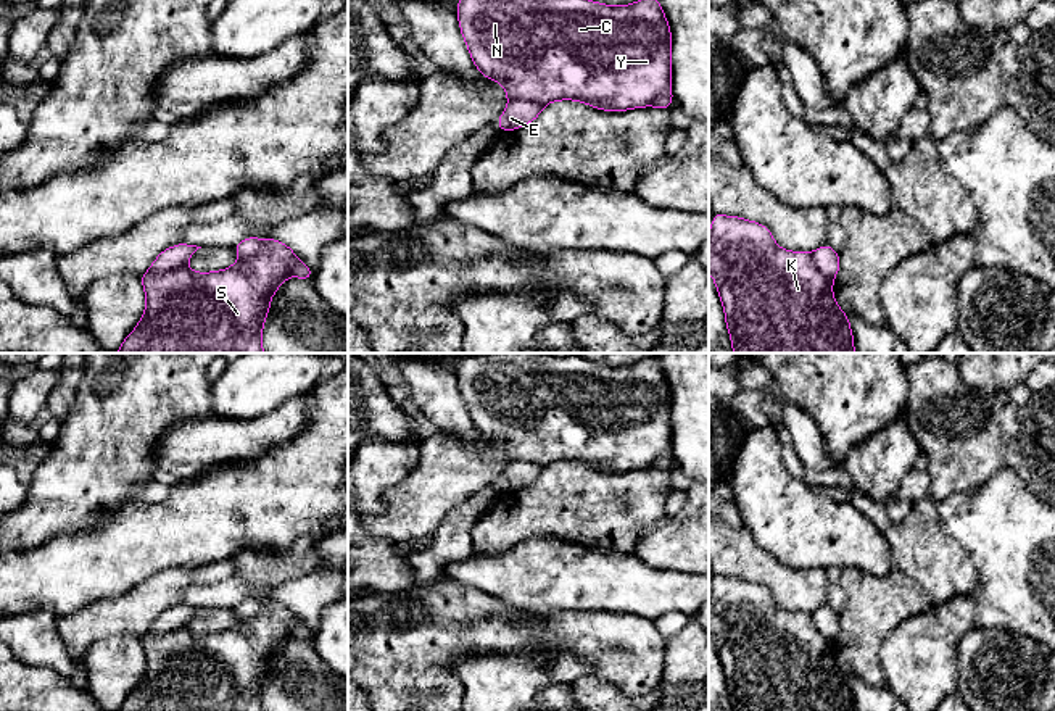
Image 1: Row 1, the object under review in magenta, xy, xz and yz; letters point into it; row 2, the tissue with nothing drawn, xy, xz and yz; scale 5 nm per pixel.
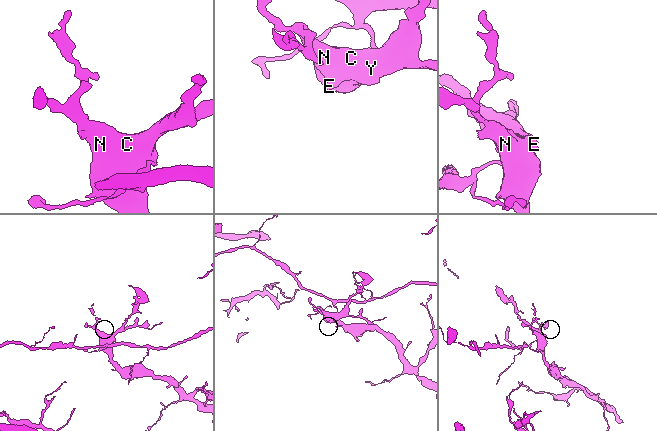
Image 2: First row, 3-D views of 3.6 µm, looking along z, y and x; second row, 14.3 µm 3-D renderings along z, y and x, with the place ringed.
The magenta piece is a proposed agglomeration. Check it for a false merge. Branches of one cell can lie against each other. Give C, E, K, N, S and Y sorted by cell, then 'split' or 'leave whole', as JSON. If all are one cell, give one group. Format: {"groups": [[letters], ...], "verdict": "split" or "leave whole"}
{"groups": [["C", "K", "N", "S", "Y"], ["E"]], "verdict": "split"}

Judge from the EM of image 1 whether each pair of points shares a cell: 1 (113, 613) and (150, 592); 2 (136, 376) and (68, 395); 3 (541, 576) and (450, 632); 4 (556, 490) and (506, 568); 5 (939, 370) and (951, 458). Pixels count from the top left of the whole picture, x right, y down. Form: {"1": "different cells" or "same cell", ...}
{"1": "same cell", "2": "different cells", "3": "different cells", "4": "different cells", "5": "same cell"}

